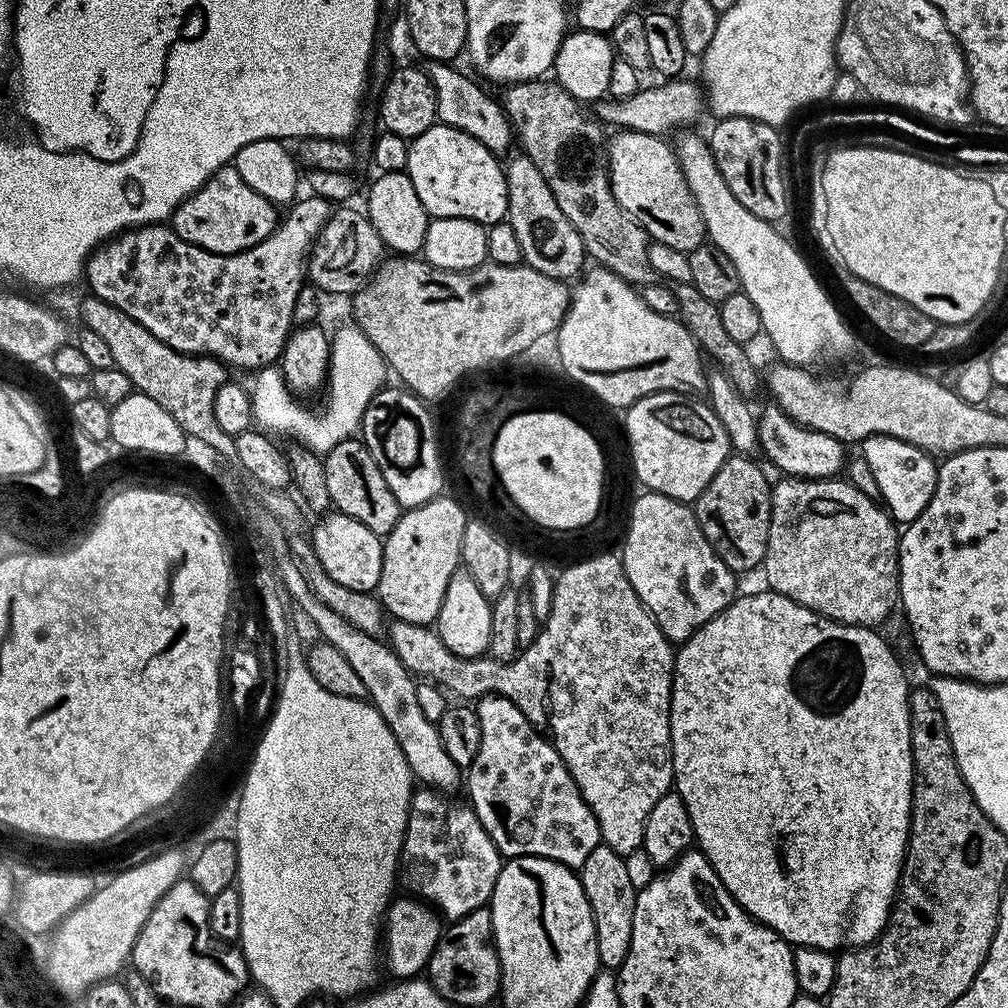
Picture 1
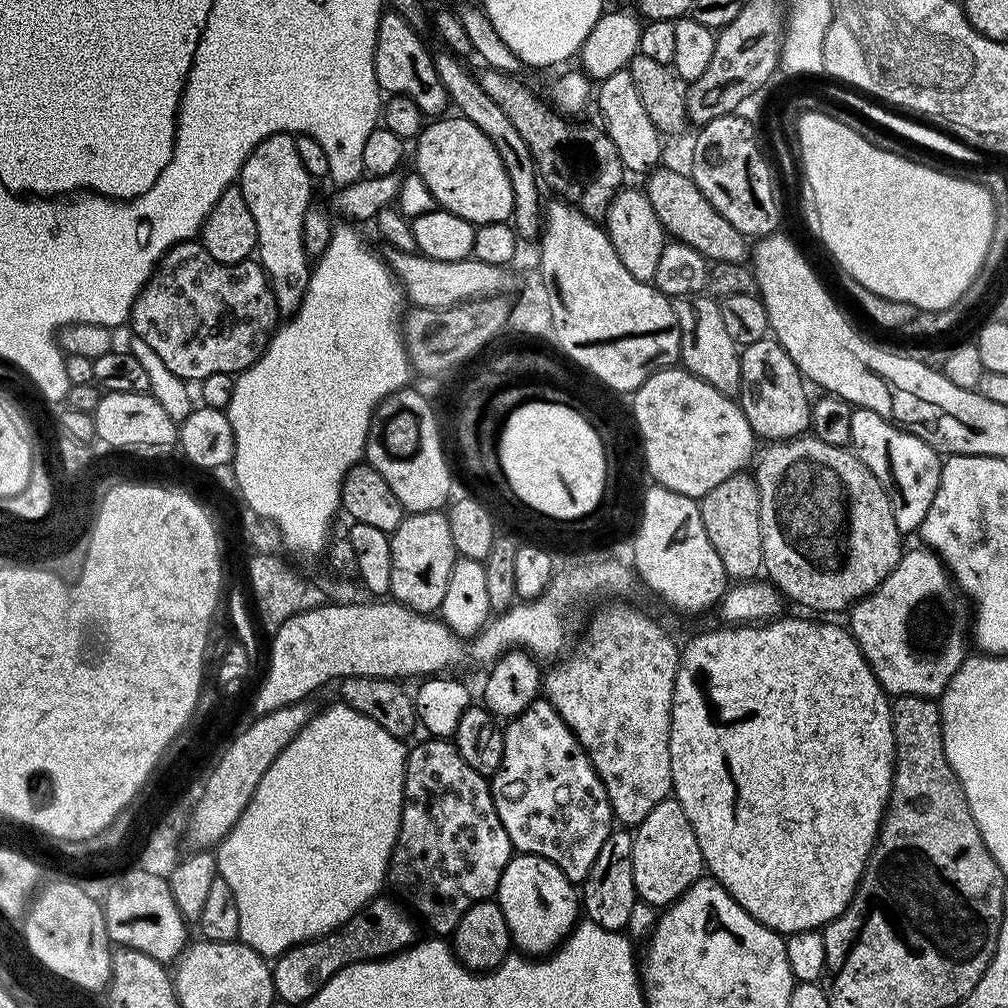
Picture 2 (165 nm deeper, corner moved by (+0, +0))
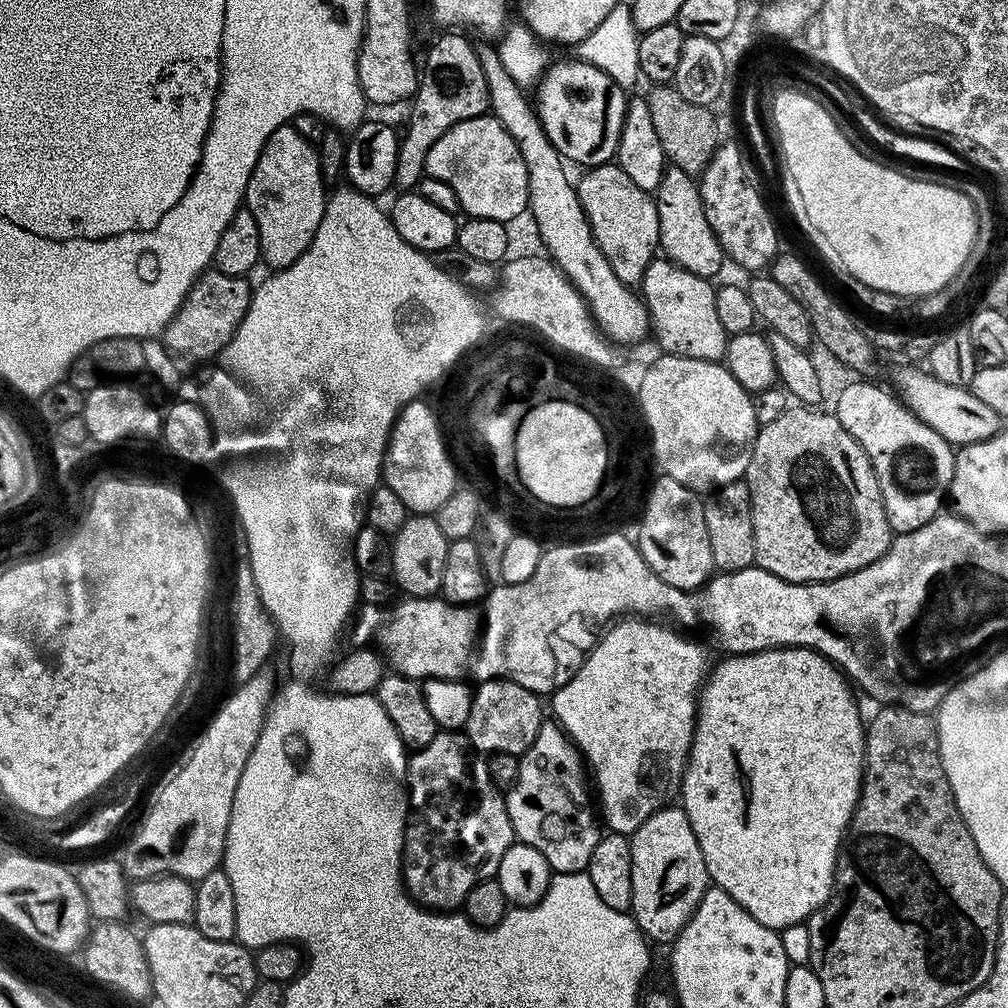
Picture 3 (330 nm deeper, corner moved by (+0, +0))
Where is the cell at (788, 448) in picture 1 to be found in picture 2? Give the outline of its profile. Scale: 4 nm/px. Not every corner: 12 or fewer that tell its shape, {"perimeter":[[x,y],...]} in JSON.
{"perimeter":[[774,338],[743,345],[738,403],[764,442],[812,426],[813,401]]}

